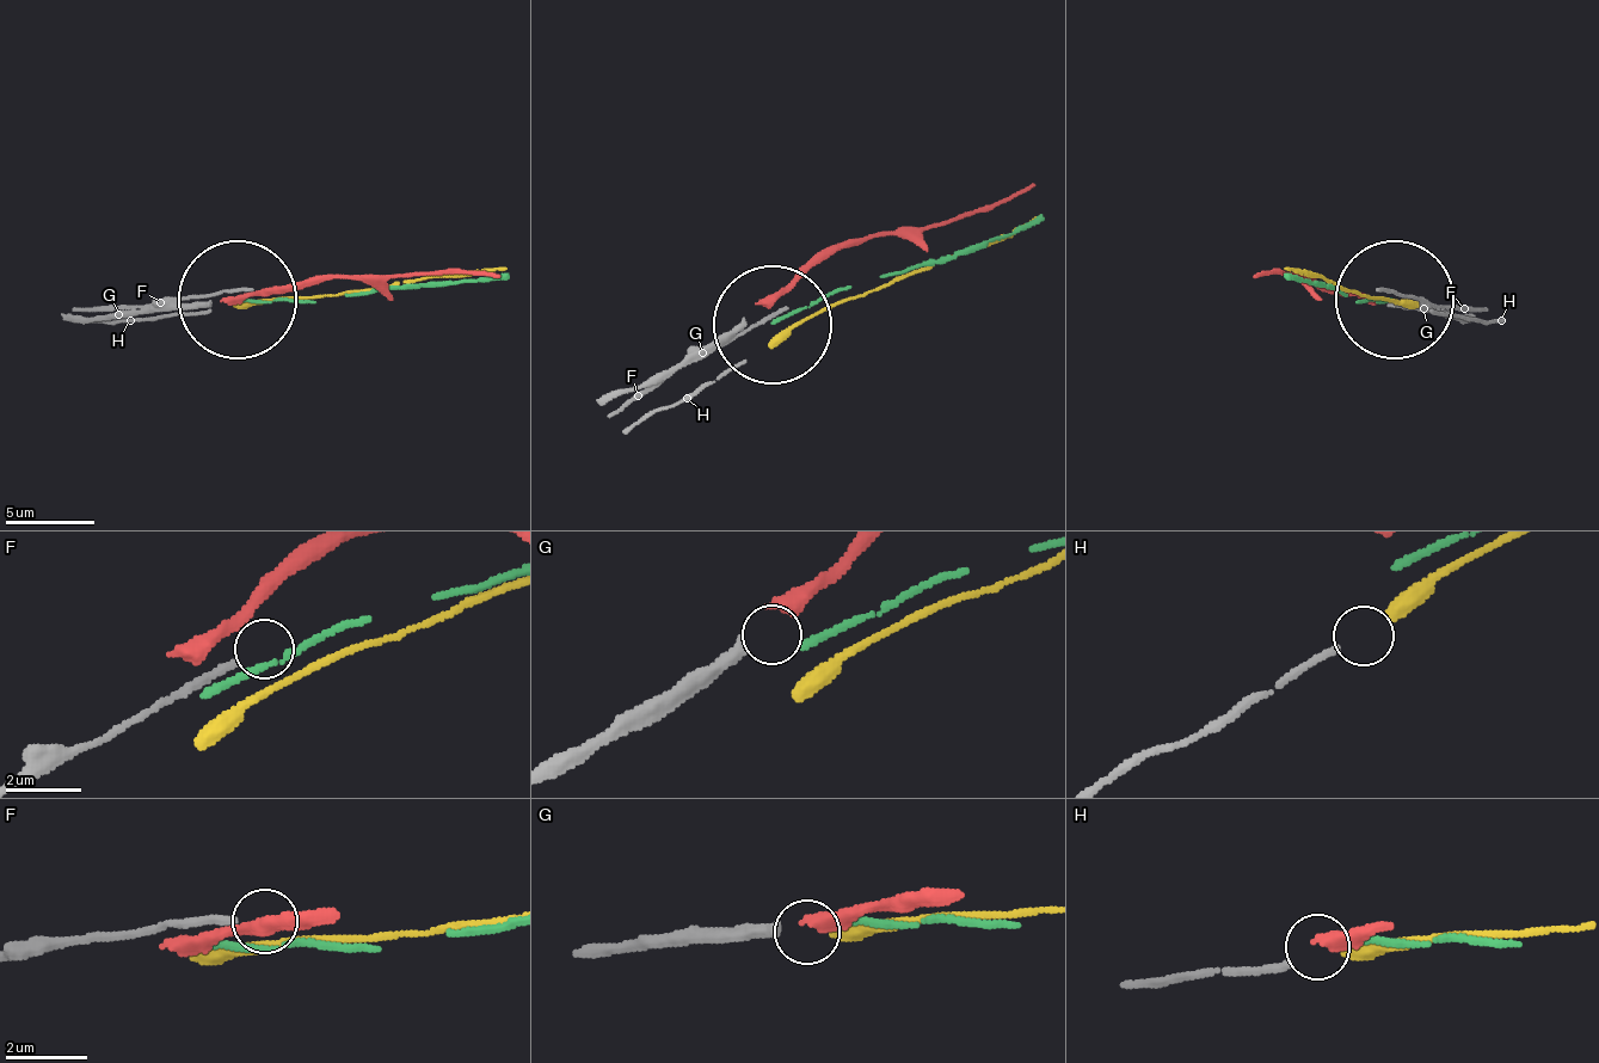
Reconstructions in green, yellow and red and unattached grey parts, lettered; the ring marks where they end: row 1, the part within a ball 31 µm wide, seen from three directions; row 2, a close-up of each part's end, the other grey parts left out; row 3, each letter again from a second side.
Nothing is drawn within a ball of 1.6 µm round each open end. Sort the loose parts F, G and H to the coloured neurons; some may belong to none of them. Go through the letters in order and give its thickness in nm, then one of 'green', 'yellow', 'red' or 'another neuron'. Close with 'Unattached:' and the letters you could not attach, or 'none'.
F: 200 nm thick; another neuron
G: 360 nm thick; red
H: 180 nm thick; yellow
Unattached: F

